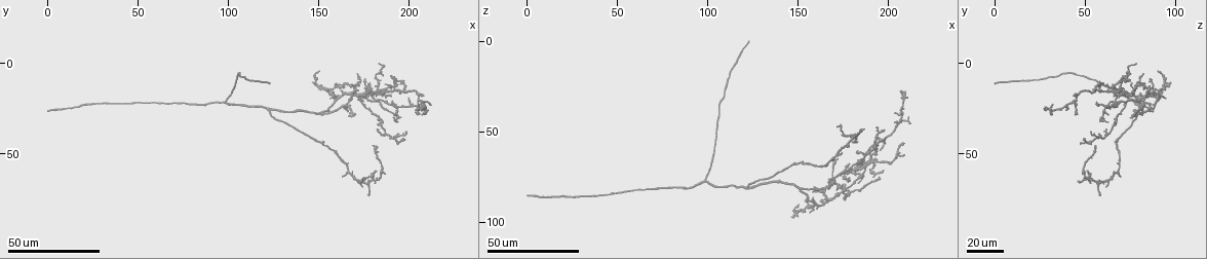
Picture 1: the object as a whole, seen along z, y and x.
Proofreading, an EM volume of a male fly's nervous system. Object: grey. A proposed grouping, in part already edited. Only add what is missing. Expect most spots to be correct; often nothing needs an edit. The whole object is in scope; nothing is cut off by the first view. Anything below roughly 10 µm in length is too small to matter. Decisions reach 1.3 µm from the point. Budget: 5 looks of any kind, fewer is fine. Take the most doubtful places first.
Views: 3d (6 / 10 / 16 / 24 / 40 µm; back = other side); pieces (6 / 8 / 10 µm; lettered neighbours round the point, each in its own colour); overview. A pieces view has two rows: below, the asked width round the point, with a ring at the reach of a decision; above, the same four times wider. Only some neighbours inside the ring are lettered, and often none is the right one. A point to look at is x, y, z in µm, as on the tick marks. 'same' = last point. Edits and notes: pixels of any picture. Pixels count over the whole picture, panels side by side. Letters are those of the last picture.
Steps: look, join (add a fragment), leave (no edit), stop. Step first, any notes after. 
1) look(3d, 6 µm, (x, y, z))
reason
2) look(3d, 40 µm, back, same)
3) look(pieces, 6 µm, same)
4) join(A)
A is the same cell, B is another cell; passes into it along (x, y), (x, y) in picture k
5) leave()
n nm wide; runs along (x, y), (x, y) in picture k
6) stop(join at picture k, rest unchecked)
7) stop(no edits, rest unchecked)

look(3d, 24 µm, (178, 10, 76))
branch stops here

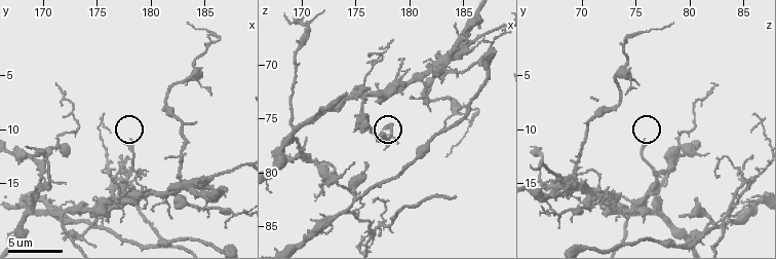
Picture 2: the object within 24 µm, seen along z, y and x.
look(pieces, 10 µm, (178.2, 11.0, 75.8))

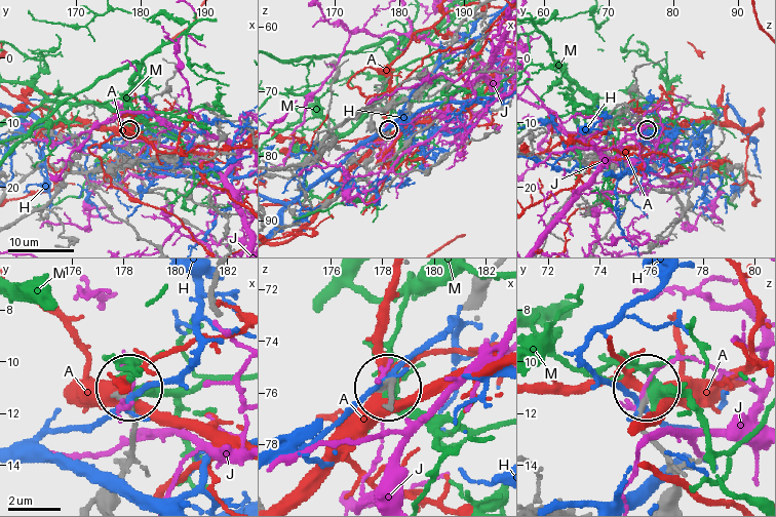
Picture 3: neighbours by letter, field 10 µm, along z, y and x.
leave()
A, H, J and M are other cells; none of them fits

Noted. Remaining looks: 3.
look(3d, 24 µm, (0, 27, 86))
tapers out

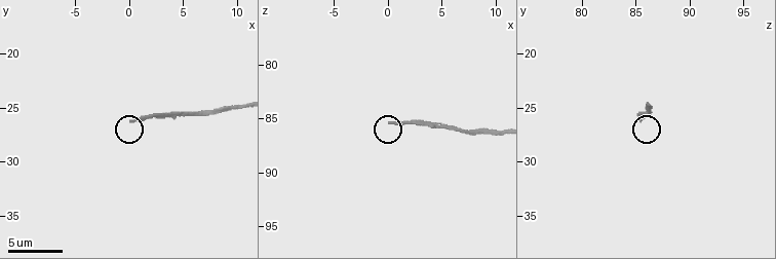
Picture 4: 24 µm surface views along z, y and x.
look(pieces, 8 µm, (0.0, 26.2, 85.4))

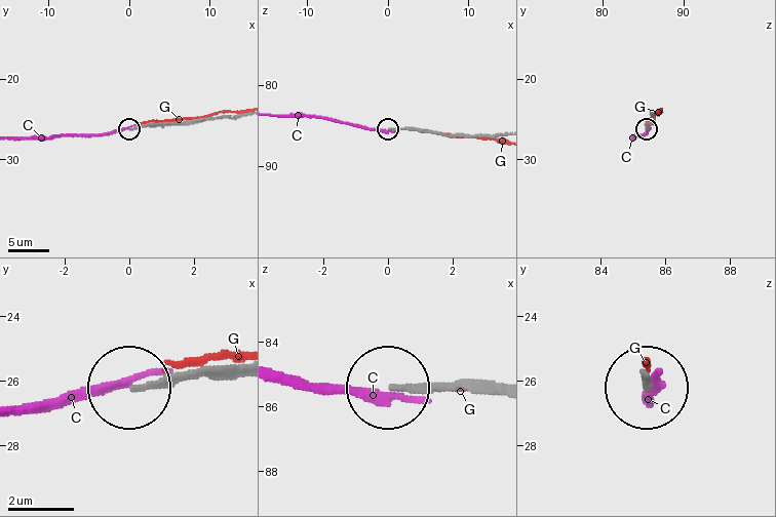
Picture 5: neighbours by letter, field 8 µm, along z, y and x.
leave()
160 nm wide; C and G are other cells; runs along (240, 114), (129, 128) in picture 5; none of them fits

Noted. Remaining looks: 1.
stop(no edits, rest unchecked)

